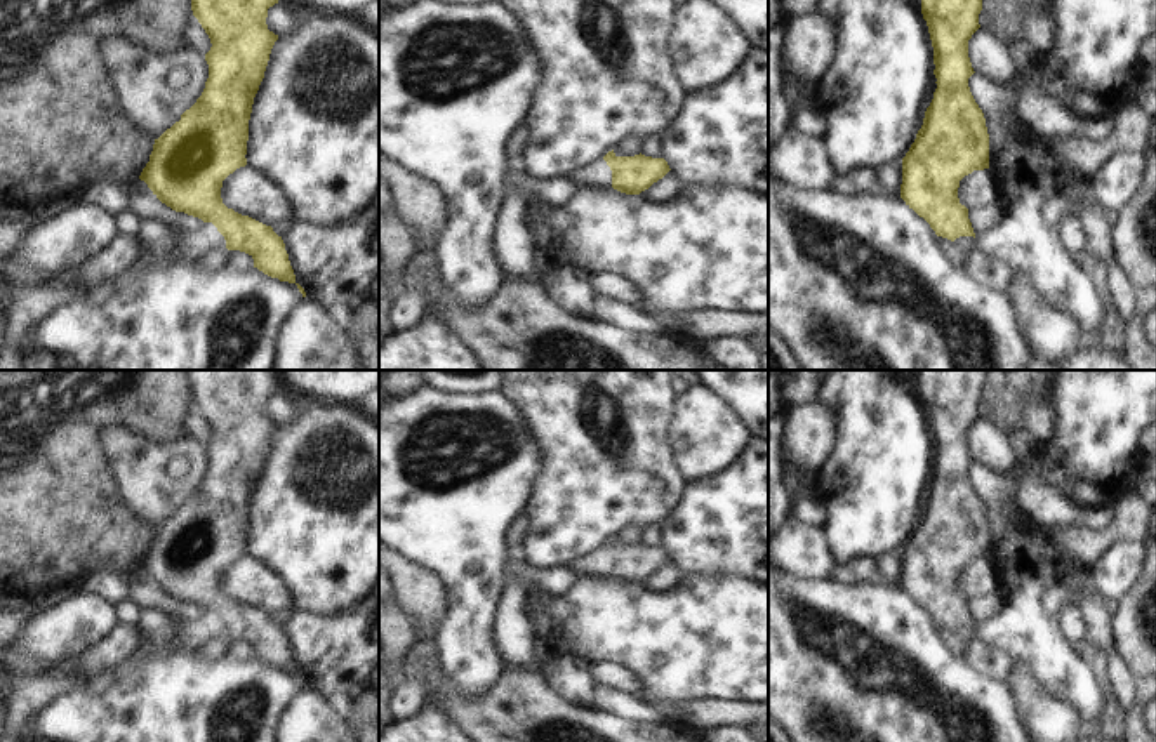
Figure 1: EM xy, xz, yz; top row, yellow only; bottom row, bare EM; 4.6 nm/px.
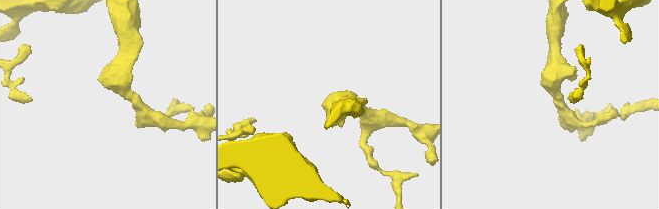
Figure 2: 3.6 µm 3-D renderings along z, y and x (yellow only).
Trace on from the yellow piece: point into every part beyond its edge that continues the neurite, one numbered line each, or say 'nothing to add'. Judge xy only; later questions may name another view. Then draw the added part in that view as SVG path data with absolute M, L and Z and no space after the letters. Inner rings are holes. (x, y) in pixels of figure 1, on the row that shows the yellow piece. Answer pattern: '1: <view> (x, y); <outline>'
1: xy (193, 245); M203 222L196 233L183 233L179 242L179 252L188 261L198 261L216 247L226 247L226 240L212 222Z

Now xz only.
1: xz (597, 174); M595 160L567 176L574 188L612 188L612 170L607 162Z

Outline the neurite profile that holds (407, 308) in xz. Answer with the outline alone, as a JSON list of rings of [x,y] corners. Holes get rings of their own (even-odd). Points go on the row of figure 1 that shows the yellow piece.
[[[409,280],[405,290],[400,292],[386,318],[393,330],[407,330],[414,327],[424,315],[424,294],[419,280]]]

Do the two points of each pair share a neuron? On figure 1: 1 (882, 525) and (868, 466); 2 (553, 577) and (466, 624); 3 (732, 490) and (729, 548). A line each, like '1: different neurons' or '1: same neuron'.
1: same neuron
2: different neurons
3: same neuron

